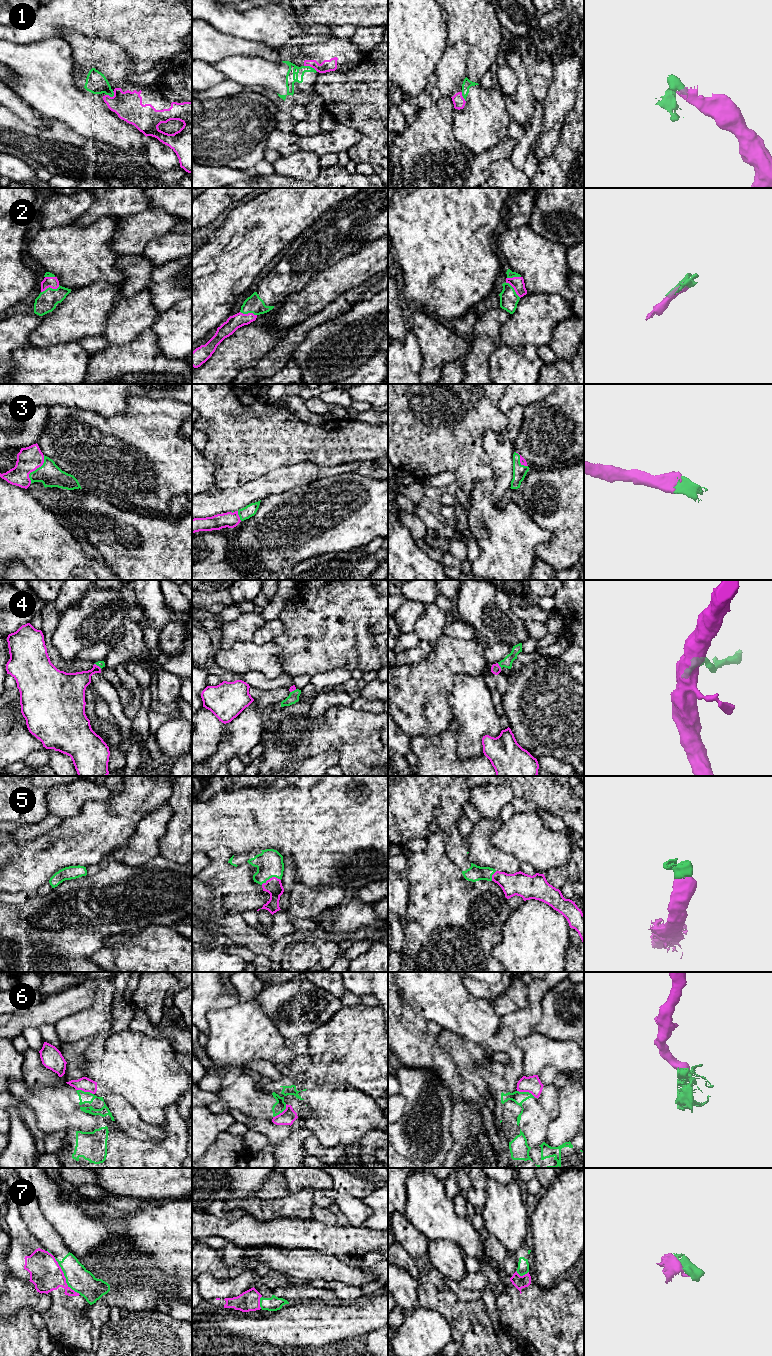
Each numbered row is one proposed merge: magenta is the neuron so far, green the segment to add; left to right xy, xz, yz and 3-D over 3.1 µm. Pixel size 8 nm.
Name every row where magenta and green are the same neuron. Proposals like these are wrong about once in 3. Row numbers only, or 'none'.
2, 3, 4, 5

